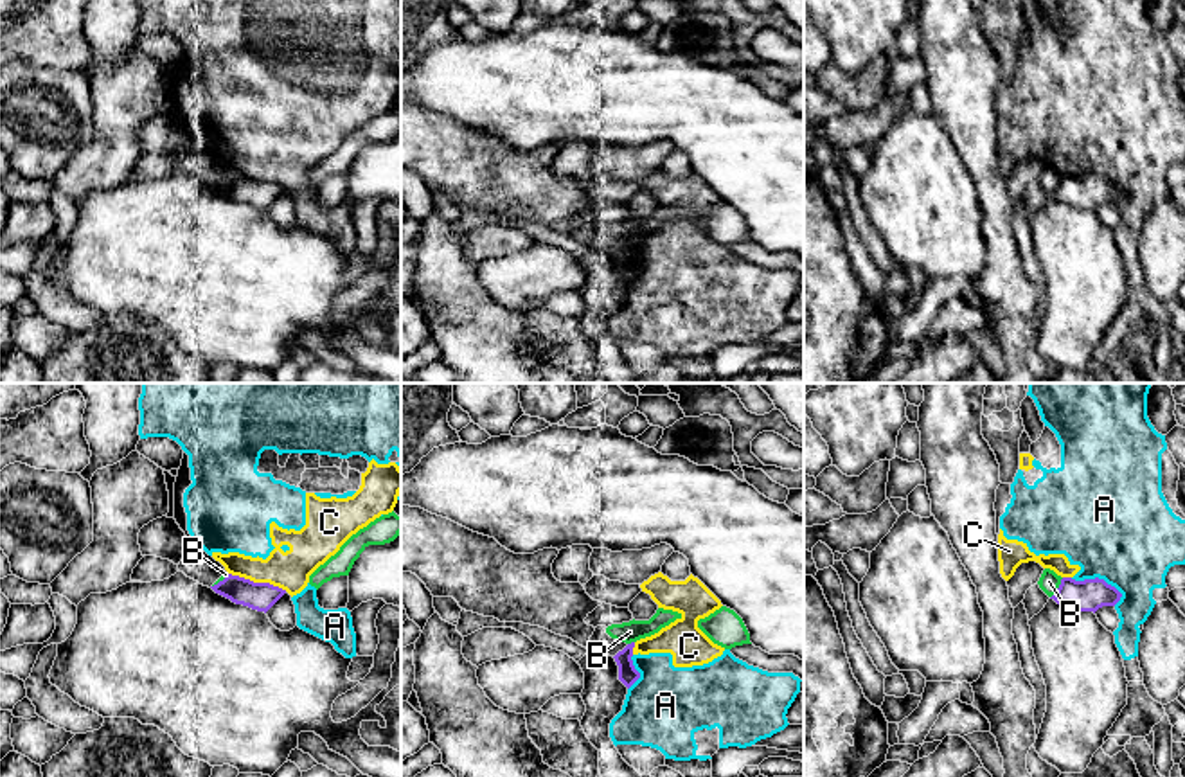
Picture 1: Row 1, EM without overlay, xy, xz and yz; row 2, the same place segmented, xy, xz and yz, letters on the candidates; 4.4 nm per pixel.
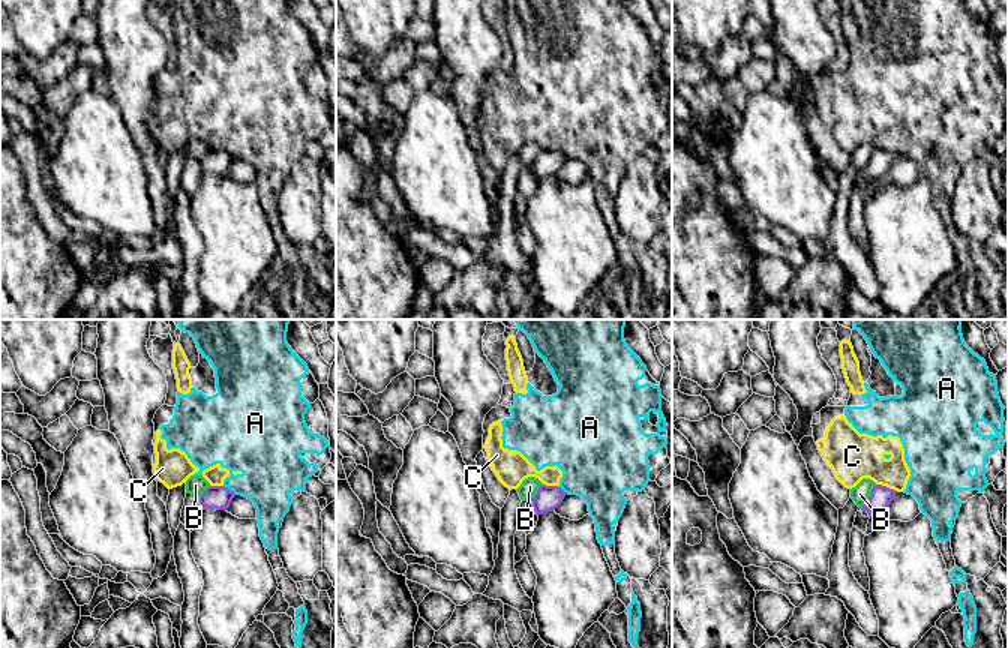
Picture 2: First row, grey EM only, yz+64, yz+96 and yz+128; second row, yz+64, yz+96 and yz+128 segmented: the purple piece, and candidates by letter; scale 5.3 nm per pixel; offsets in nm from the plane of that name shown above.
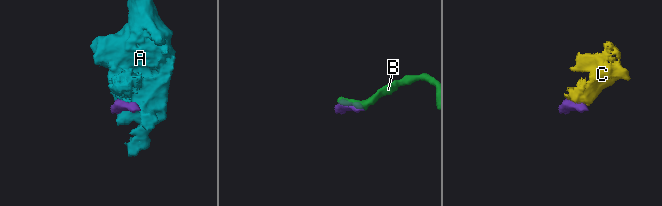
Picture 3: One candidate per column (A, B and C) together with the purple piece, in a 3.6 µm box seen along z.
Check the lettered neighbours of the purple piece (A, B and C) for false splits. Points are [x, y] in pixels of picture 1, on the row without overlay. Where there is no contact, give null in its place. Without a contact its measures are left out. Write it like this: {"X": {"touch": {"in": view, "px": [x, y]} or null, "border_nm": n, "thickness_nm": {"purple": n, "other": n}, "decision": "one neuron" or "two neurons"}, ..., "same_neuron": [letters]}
{"A": {"touch": {"in": "yz", "px": [1097, 175]}, "border_nm": 260, "thickness_nm": {"purple": 140, "other": 500}, "decision": "two neurons"}, "B": {"touch": {"in": "yz", "px": [1058, 186]}, "border_nm": 110, "thickness_nm": {"purple": 140, "other": 90}, "decision": "two neurons"}, "C": {"touch": {"in": "xy", "px": [258, 180]}, "border_nm": 280, "thickness_nm": {"purple": 130, "other": 180}, "decision": "two neurons"}, "same_neuron": []}

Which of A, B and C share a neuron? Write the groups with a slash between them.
A C / B

